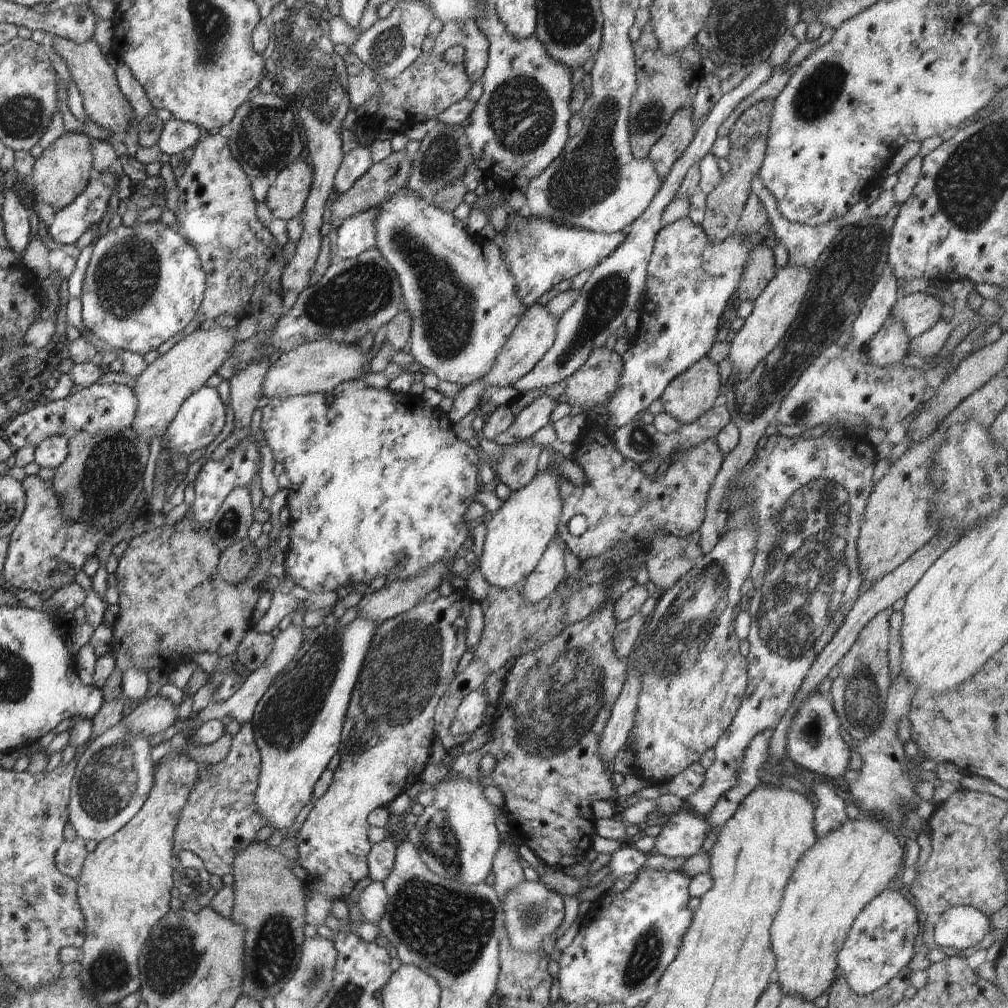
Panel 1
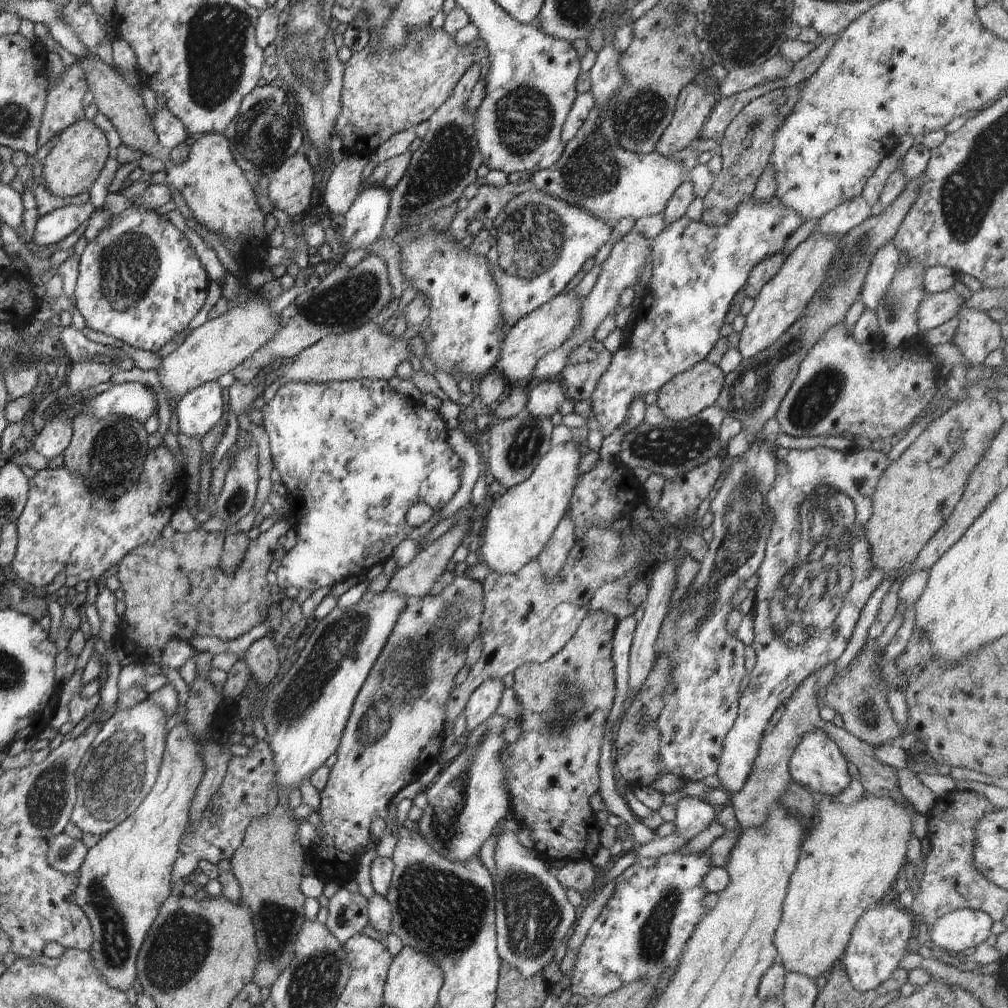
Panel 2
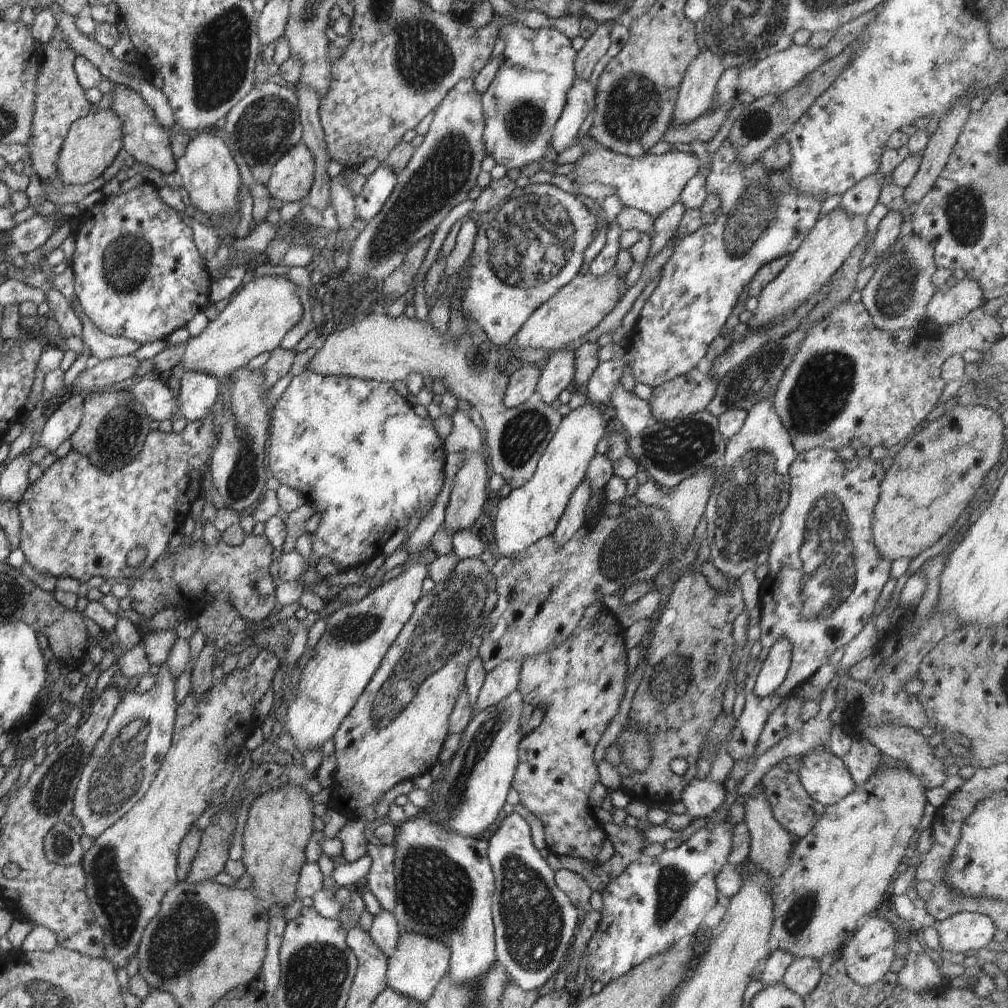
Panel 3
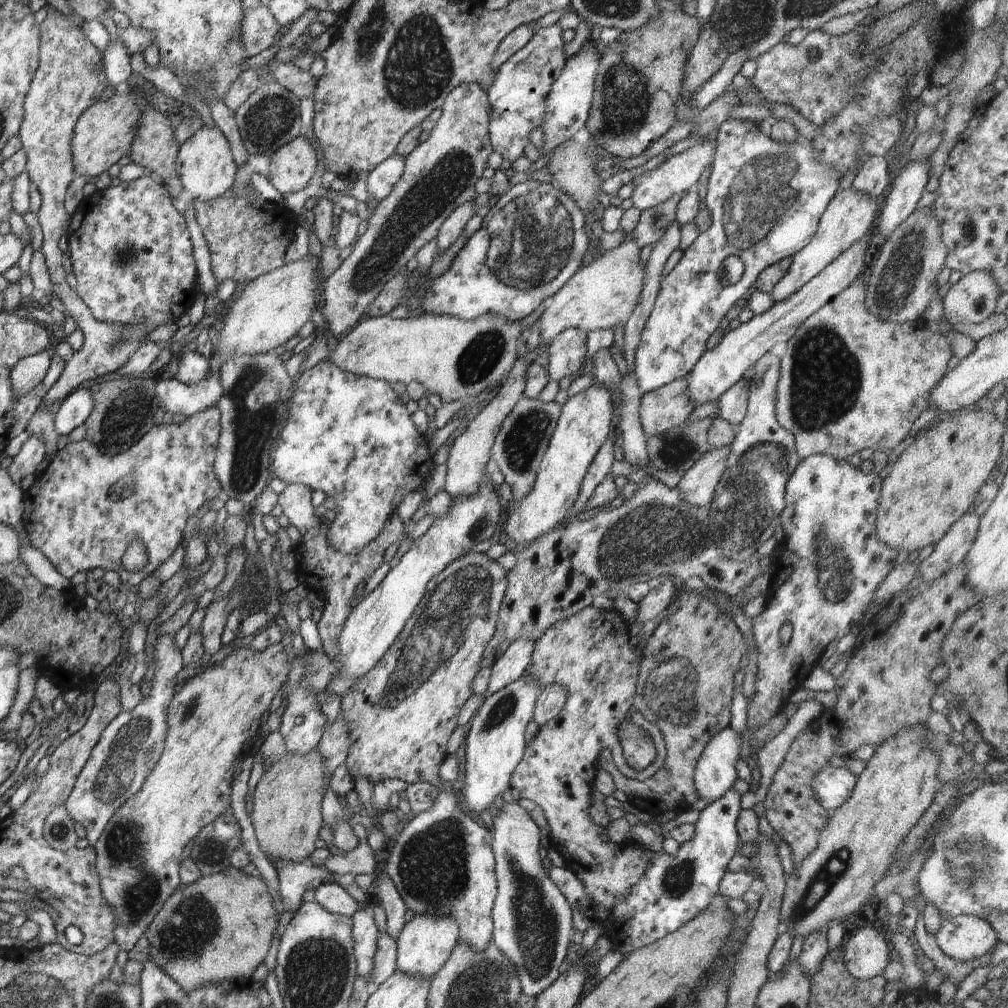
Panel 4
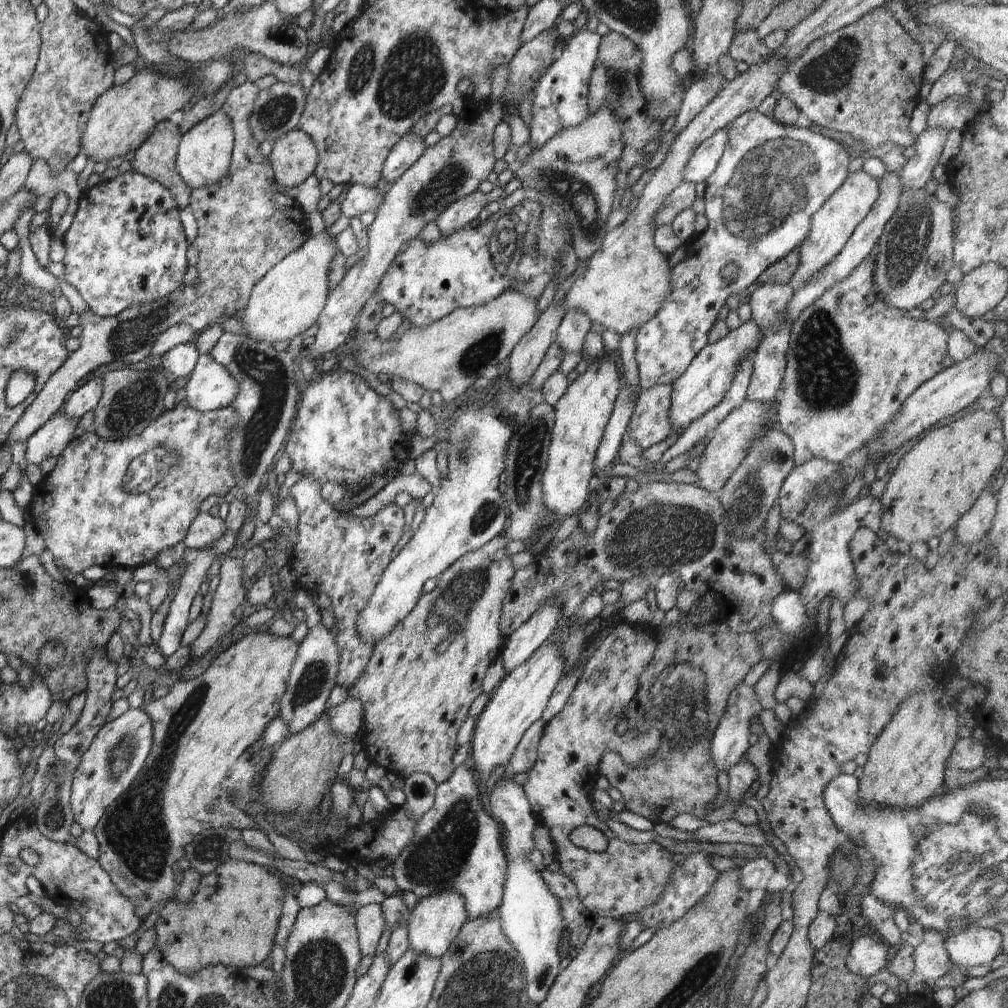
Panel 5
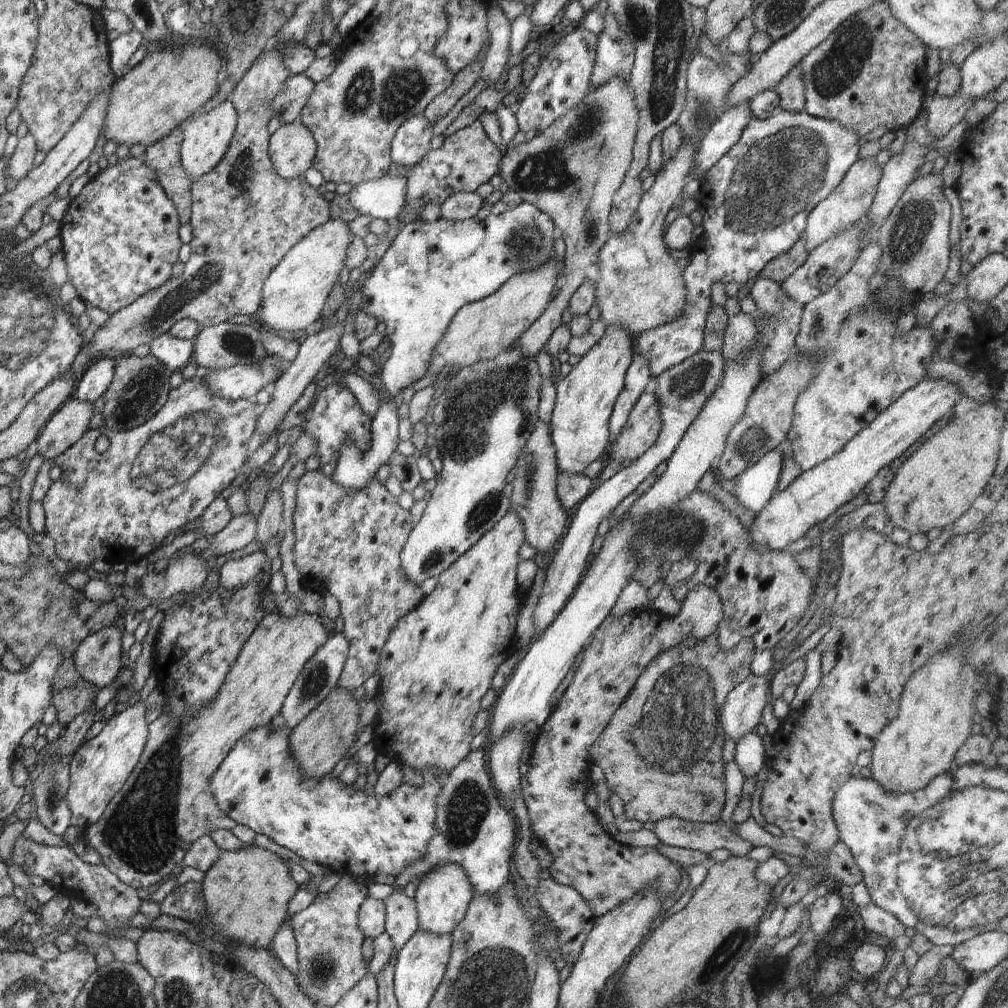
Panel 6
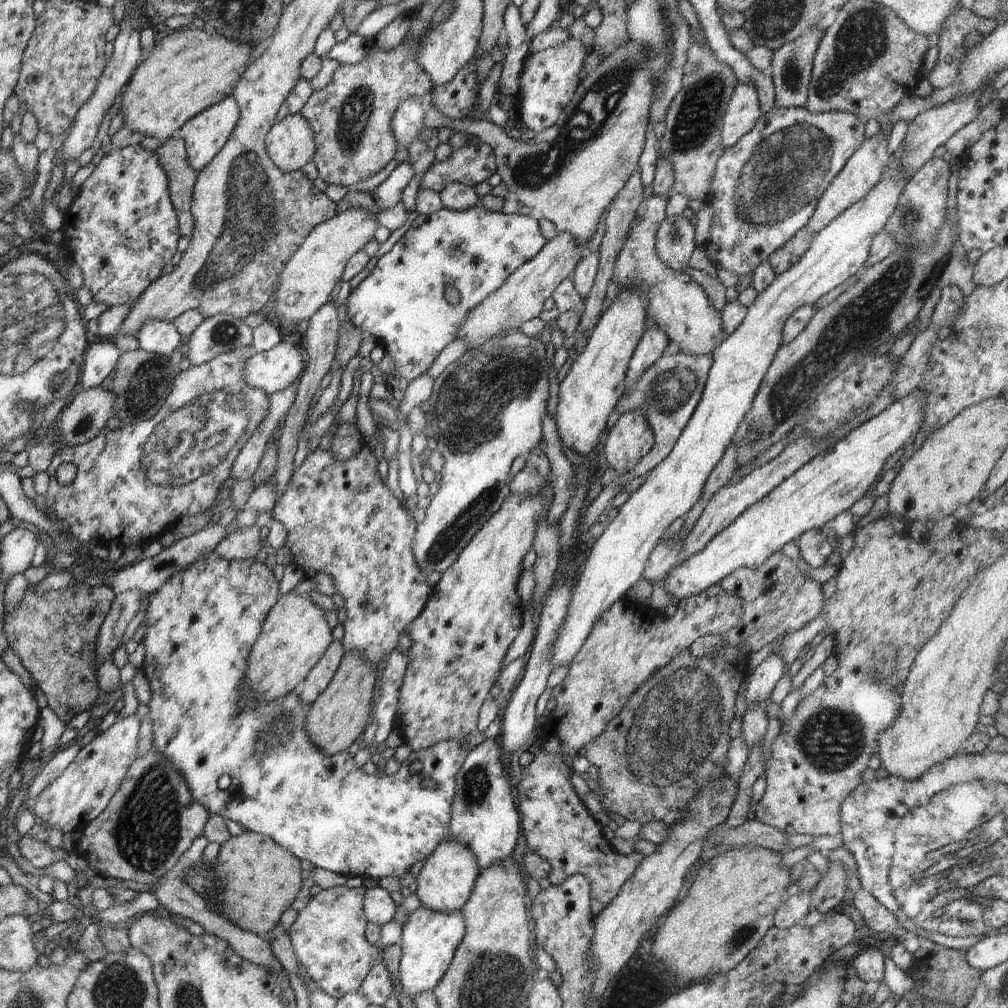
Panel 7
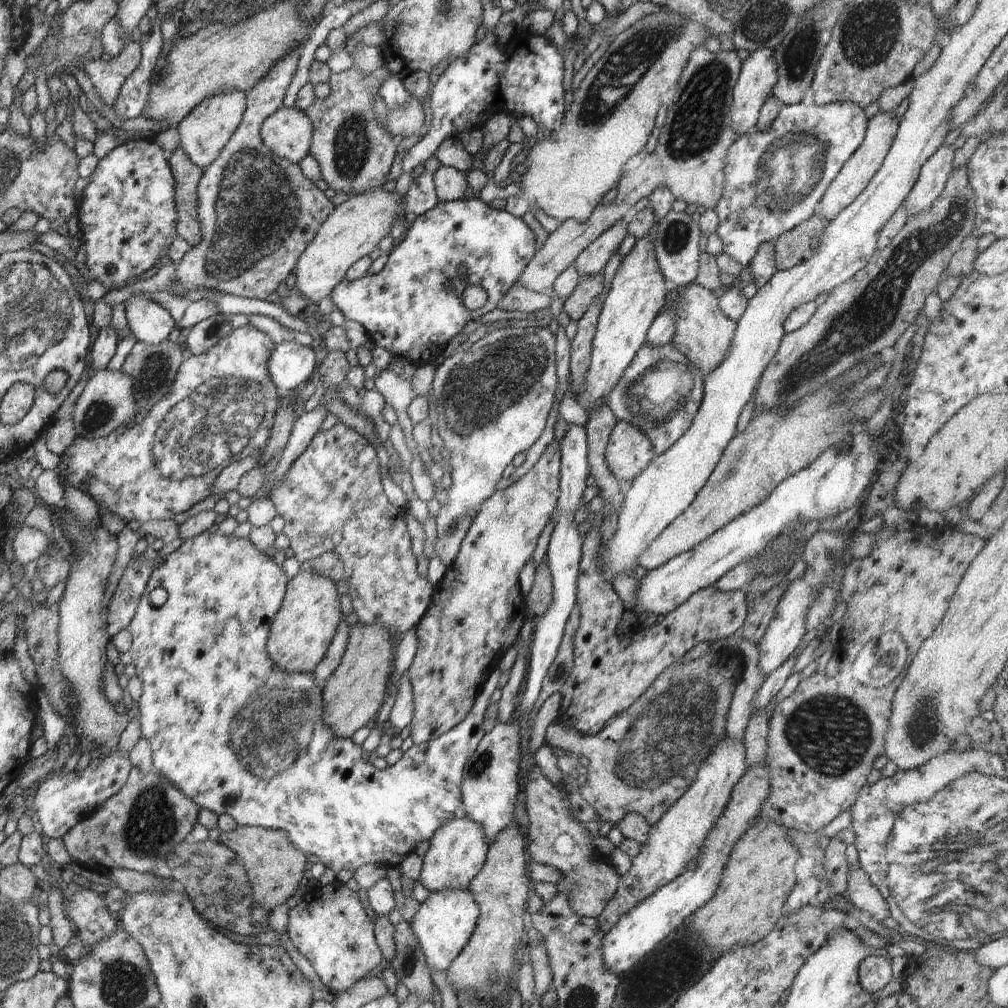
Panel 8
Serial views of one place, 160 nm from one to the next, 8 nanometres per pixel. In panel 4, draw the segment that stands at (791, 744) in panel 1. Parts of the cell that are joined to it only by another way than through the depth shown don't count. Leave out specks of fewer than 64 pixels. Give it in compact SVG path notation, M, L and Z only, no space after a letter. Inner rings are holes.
M824 767L817 772L812 783L814 798L833 812L850 798L856 783L857 777L847 767Z

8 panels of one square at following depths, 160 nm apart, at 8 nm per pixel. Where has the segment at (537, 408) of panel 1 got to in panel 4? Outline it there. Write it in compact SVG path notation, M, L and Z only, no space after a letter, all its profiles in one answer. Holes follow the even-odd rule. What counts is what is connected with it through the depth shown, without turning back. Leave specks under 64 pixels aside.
M567 328L555 336L545 349L549 352L550 380L559 381L565 376L577 376L583 368L587 351L587 332Z

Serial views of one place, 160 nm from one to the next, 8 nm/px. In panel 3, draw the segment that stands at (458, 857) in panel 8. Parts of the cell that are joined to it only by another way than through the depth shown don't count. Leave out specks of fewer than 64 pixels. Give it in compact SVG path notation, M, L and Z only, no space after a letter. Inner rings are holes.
M402 932L391 953L387 957L388 986L405 997L425 1004L437 982L449 972L450 947L438 939L420 933Z

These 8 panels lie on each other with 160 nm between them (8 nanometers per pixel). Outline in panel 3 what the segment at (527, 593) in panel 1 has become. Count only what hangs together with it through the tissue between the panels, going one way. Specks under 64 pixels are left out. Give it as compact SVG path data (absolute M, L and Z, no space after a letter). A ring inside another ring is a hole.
M588 479L576 487L572 493L567 507L564 509L561 519L558 521L556 530L552 534L552 538L560 545L564 546L574 533L587 521L586 508L591 497L590 485Z

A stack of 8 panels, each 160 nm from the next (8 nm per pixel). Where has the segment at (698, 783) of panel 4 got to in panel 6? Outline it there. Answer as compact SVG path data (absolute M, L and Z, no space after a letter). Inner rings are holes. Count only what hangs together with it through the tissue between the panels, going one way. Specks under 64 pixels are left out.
M774 672L758 676L752 675L729 693L721 710L721 723L726 740L737 742L760 724L762 710L768 703L768 690L771 688Z

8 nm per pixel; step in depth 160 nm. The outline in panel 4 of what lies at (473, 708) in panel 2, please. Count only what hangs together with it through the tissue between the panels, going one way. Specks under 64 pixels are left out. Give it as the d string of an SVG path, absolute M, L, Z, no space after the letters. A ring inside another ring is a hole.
M522 637L507 646L507 651L492 666L487 696L525 674L534 645L533 640Z

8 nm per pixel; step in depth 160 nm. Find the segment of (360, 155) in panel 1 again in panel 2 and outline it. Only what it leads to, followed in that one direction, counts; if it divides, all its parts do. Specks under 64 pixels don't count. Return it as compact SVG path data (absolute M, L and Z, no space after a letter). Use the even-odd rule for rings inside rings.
M343 155L338 164L332 166L323 194L324 207L330 215L344 214L360 192L361 174L369 158L358 155Z

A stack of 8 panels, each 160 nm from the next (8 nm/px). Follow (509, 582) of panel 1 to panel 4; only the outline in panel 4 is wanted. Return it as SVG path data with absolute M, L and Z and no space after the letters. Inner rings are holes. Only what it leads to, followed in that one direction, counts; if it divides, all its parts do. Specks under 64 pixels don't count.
M596 381L588 389L568 397L561 406L561 415L537 470L534 488L522 501L514 503L513 511L504 524L511 545L534 541L567 518L579 497L581 482L588 467L613 428L612 411L612 395Z

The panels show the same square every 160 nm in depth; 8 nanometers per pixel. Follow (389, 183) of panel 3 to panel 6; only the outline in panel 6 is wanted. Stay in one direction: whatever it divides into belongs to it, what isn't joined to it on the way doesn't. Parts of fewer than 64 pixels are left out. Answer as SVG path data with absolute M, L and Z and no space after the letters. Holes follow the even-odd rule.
M422 115L407 118L391 140L391 160L404 168L418 164L431 146L432 125Z

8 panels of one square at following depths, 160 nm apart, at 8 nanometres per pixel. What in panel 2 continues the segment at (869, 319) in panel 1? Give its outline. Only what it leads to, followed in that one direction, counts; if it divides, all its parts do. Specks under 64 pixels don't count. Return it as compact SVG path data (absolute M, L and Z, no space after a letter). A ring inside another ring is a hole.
M892 241L885 242L874 255L861 288L864 306L875 311L899 269L899 250Z

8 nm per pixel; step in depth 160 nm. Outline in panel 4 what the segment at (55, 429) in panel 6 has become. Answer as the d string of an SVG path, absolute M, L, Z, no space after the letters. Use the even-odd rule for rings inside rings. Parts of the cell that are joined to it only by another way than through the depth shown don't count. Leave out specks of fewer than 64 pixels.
M29 435L7 468L11 480L18 484L28 474L37 473L38 464L46 458L46 449L45 442L38 435Z

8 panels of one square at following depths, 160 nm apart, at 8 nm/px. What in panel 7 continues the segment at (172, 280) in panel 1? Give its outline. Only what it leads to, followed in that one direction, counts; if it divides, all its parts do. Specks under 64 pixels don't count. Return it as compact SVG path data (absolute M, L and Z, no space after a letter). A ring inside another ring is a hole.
M142 145L113 147L100 159L81 186L81 191L69 204L61 230L61 246L82 271L83 284L92 292L94 302L115 307L138 299L145 288L160 276L162 268L171 262L181 237L177 212L169 195L169 180L156 154Z

